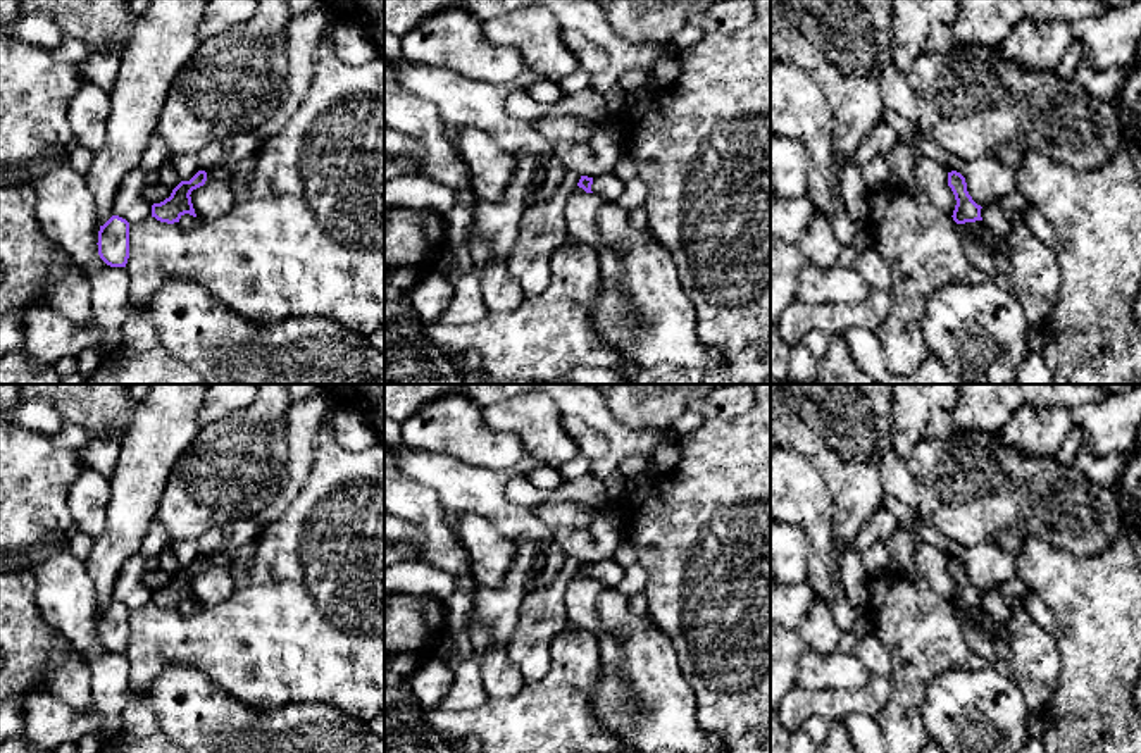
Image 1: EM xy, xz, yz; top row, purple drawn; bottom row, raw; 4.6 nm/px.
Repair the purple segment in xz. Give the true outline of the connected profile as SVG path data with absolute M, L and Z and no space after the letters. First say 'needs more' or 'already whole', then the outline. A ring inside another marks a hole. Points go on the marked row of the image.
needs more; M614 174L600 177L581 176L577 186L583 188L586 193L593 193L605 200L615 202L622 195L626 183Z

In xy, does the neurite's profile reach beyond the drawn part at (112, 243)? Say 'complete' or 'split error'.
complete

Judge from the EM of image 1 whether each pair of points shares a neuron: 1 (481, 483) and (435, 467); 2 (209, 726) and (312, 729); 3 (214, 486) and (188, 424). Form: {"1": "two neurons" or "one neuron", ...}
{"1": "one neuron", "2": "one neuron", "3": "two neurons"}

